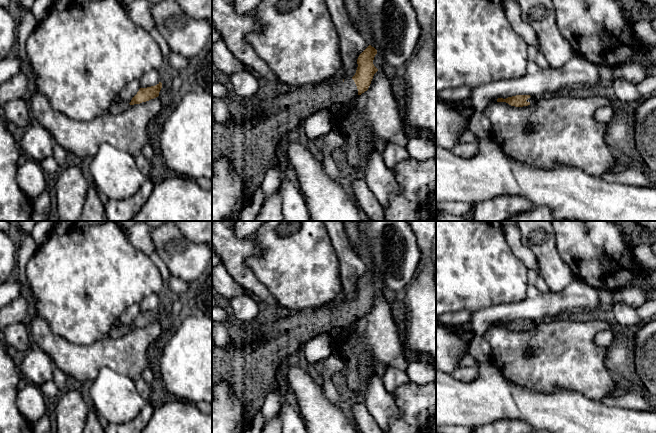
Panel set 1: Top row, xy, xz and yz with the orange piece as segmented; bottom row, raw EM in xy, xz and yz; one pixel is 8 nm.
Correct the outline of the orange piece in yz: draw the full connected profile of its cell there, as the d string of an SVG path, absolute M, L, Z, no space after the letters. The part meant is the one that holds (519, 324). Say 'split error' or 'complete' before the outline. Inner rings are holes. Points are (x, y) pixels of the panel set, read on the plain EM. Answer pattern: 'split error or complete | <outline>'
split error | M516 319L506 323L498 322L497 326L506 326L511 330L523 331L533 328L536 325L535 321L530 319Z

